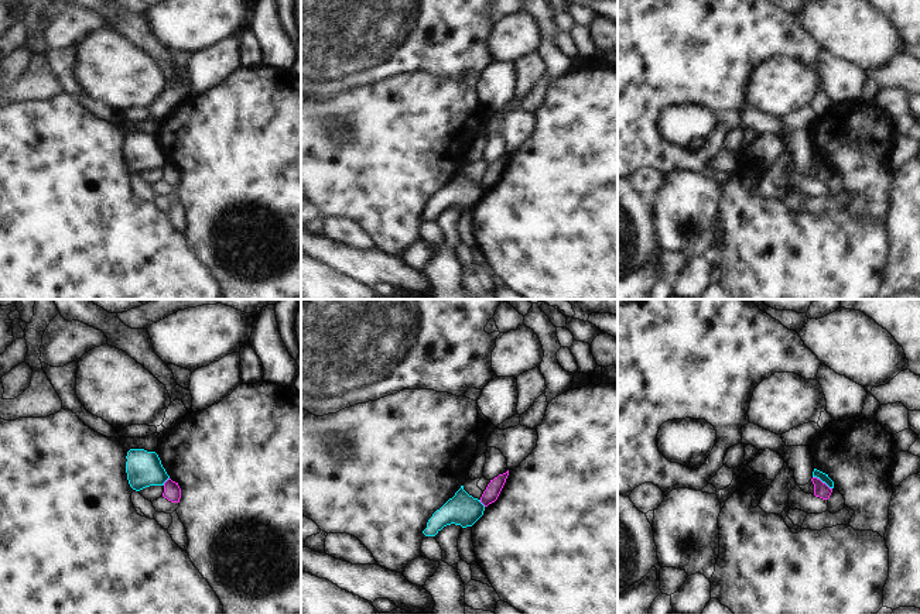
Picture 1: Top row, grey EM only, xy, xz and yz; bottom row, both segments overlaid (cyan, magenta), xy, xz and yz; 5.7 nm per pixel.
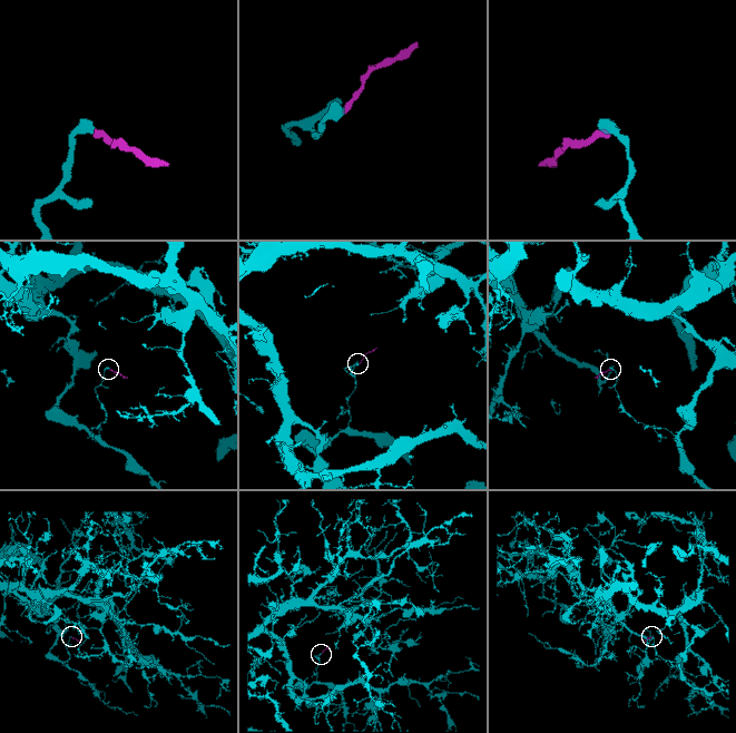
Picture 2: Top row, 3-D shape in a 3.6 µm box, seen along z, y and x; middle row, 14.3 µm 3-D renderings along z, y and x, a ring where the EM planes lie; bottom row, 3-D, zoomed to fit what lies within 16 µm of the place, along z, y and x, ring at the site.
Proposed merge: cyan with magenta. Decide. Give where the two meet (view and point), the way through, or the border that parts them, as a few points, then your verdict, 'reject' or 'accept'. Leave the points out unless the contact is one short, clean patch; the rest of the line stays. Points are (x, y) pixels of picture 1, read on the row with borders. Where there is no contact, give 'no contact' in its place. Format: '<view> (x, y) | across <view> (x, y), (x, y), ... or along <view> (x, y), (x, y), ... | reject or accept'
yz (823, 482) | along yz (813, 476), (831, 489) | reject

